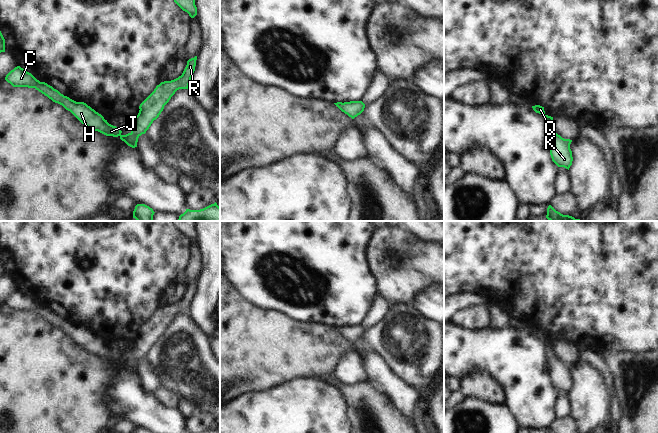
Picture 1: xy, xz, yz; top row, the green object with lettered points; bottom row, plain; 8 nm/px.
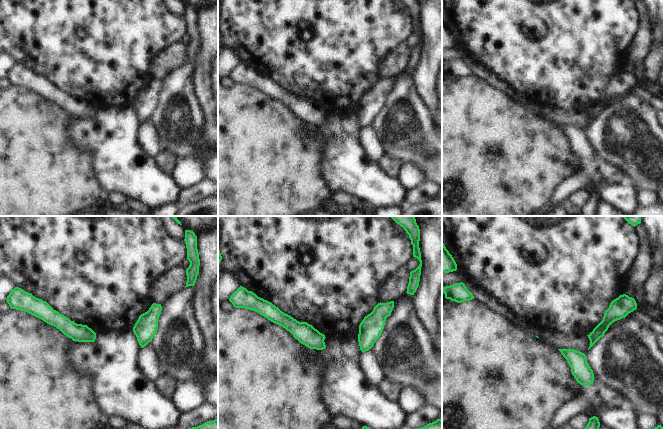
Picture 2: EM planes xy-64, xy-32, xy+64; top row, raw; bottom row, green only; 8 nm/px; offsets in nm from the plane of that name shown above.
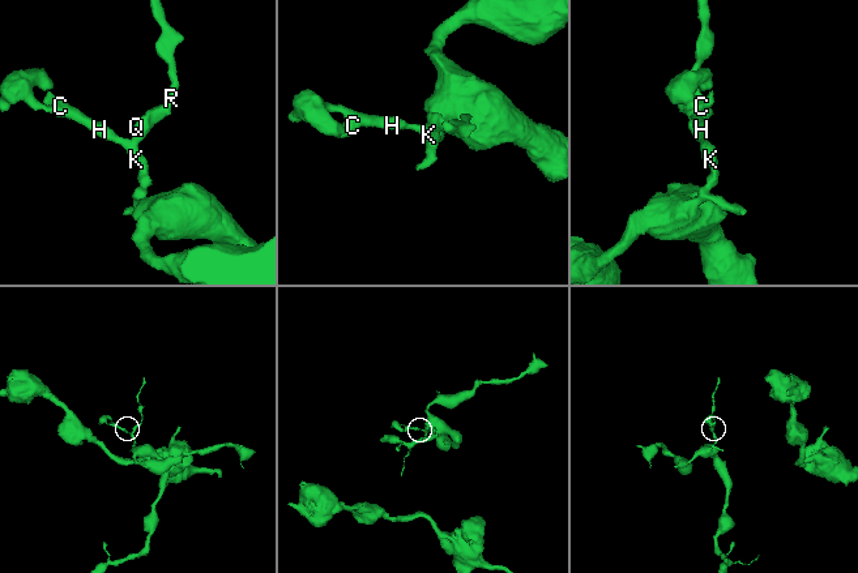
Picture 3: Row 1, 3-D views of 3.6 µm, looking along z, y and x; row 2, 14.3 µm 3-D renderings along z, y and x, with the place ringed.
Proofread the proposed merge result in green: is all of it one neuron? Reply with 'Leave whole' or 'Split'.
Leave whole

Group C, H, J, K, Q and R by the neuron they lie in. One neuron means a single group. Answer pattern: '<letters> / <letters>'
C H J K Q R

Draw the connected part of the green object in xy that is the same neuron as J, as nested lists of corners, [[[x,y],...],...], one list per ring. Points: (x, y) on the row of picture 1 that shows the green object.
[[[197,56],[187,61],[187,65],[181,76],[171,81],[161,82],[154,91],[140,104],[139,113],[135,117],[135,123],[131,126],[131,132],[122,135],[120,128],[113,126],[104,117],[84,102],[76,102],[61,94],[58,90],[45,82],[40,82],[31,73],[20,66],[15,67],[5,77],[5,80],[13,87],[35,88],[53,102],[62,105],[70,111],[82,124],[89,129],[98,131],[106,136],[120,137],[128,146],[137,147],[138,138],[145,134],[154,120],[156,120],[169,102],[171,97],[179,89],[188,89],[195,71]]]

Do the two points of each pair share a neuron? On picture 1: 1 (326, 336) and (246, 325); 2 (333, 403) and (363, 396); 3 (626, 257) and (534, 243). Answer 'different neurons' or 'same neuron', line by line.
1: same neuron
2: different neurons
3: same neuron

